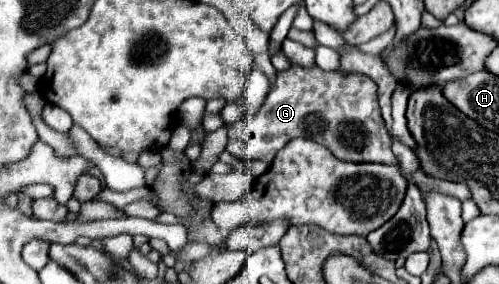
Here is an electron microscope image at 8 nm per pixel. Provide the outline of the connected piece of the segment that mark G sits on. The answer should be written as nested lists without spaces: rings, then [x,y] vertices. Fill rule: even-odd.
[[[290,66],[284,72],[276,72],[276,80],[260,110],[248,112],[242,120],[228,124],[226,130],[226,150],[244,160],[262,160],[270,164],[280,148],[292,138],[302,136],[326,146],[344,162],[398,164],[390,148],[392,138],[388,140],[388,130],[382,122],[376,84],[366,78],[366,74],[322,70],[320,66]]]

